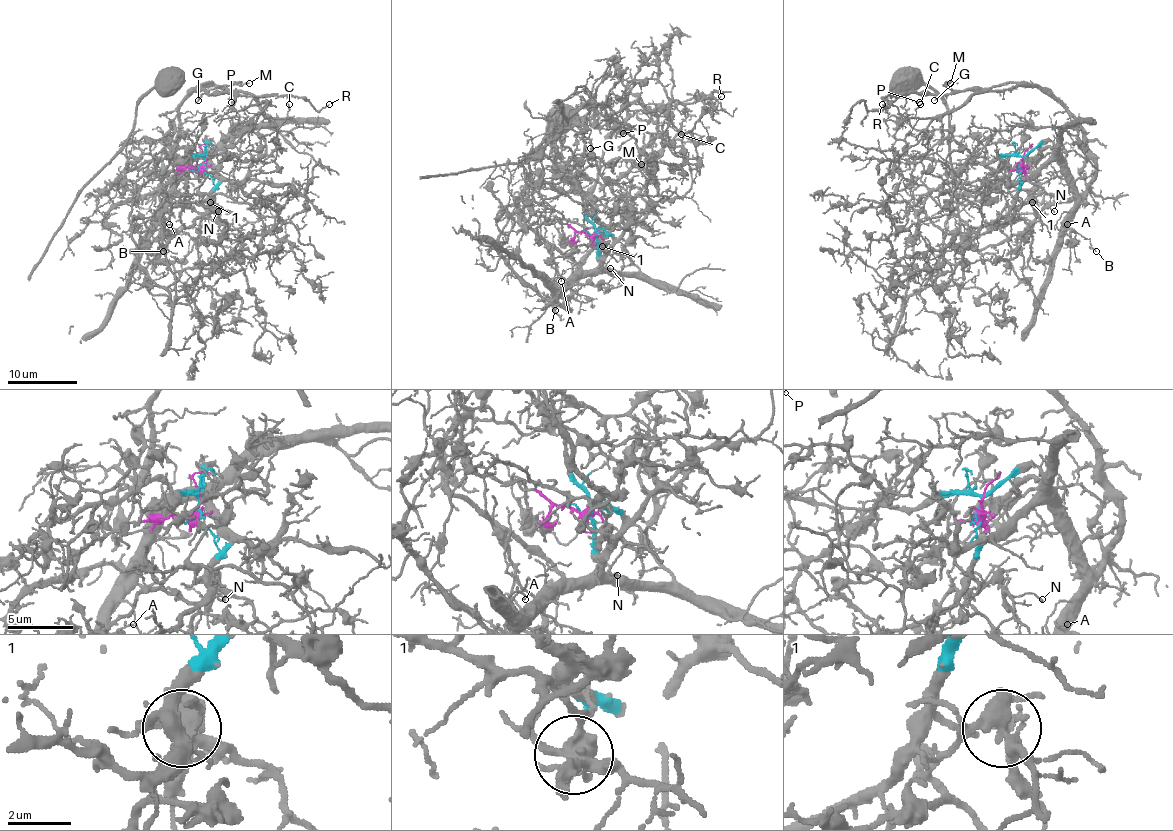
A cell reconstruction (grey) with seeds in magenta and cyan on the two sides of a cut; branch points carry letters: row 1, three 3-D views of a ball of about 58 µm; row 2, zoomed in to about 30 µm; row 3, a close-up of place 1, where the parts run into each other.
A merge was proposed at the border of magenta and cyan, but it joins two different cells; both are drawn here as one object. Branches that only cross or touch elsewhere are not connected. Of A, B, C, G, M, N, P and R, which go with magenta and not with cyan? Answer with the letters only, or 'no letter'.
no letter

